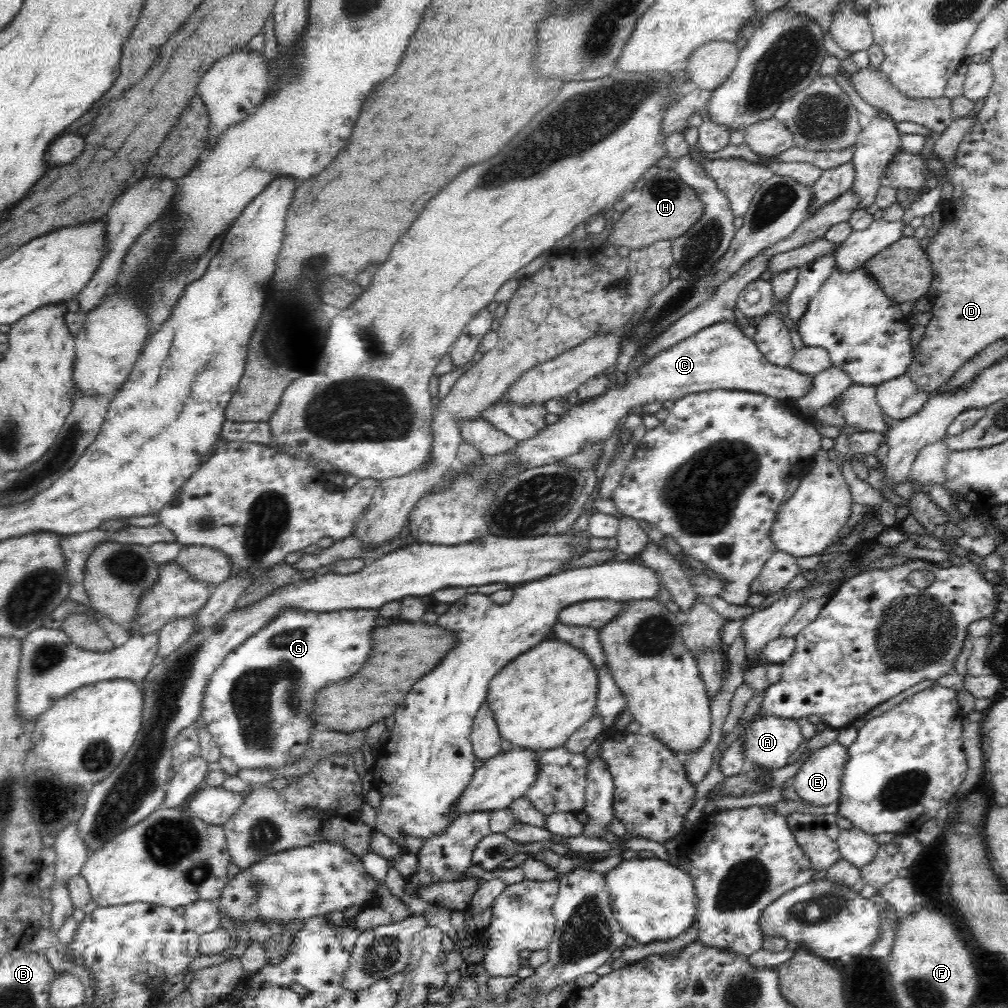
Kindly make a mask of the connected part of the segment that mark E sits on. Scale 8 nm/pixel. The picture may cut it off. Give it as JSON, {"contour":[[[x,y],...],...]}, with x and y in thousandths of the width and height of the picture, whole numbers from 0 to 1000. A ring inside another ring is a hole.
{"contour":[[[826,735],[807,745],[794,759],[786,772],[786,780],[797,798],[819,800],[831,797],[839,744],[831,735]]]}

